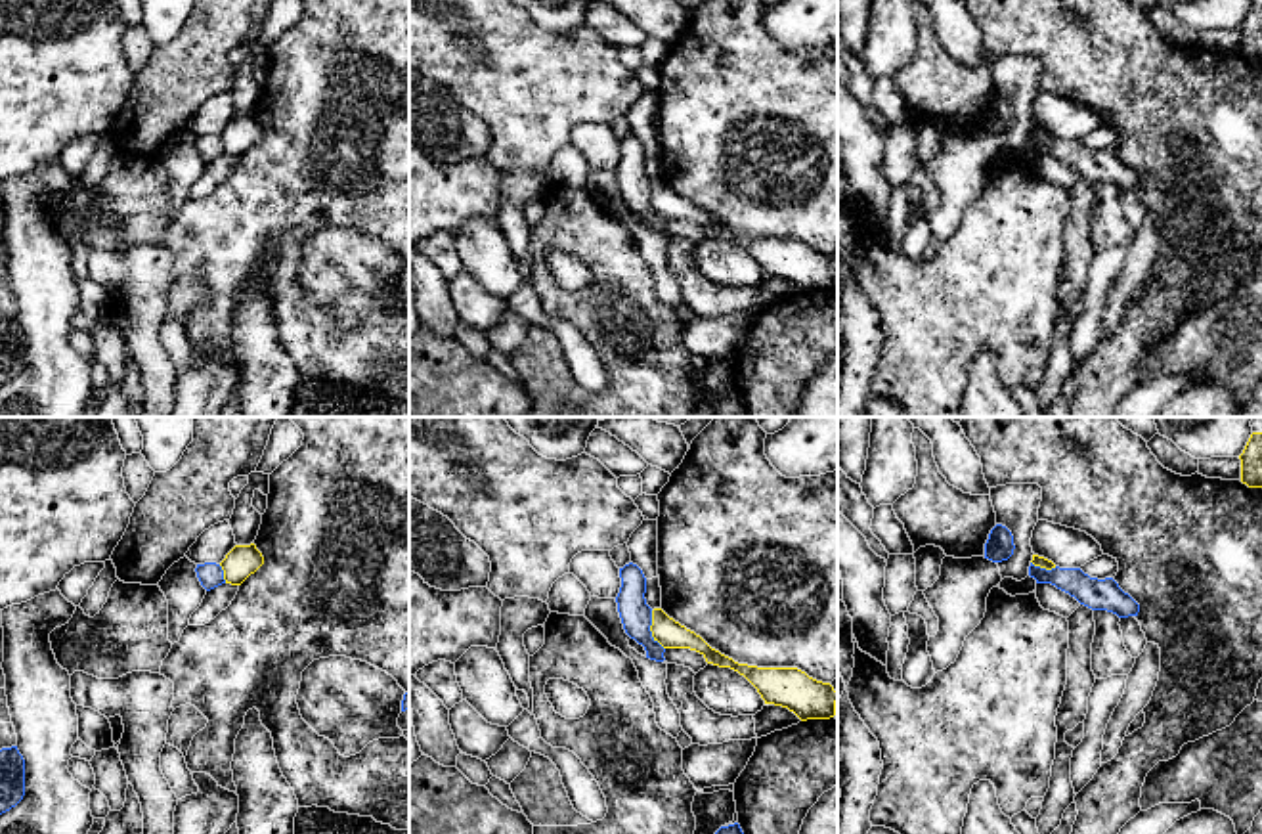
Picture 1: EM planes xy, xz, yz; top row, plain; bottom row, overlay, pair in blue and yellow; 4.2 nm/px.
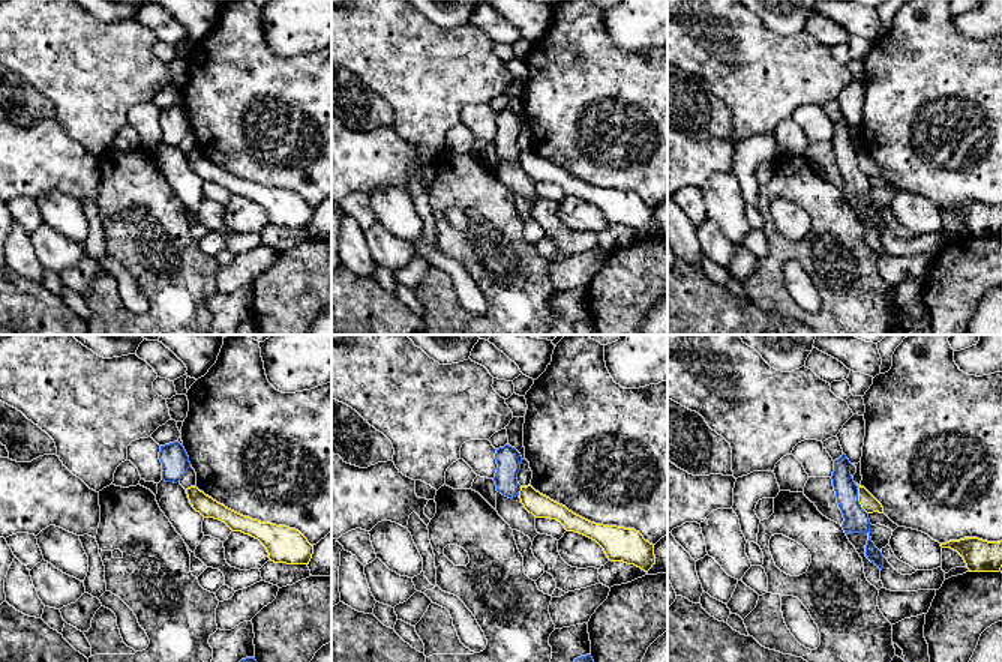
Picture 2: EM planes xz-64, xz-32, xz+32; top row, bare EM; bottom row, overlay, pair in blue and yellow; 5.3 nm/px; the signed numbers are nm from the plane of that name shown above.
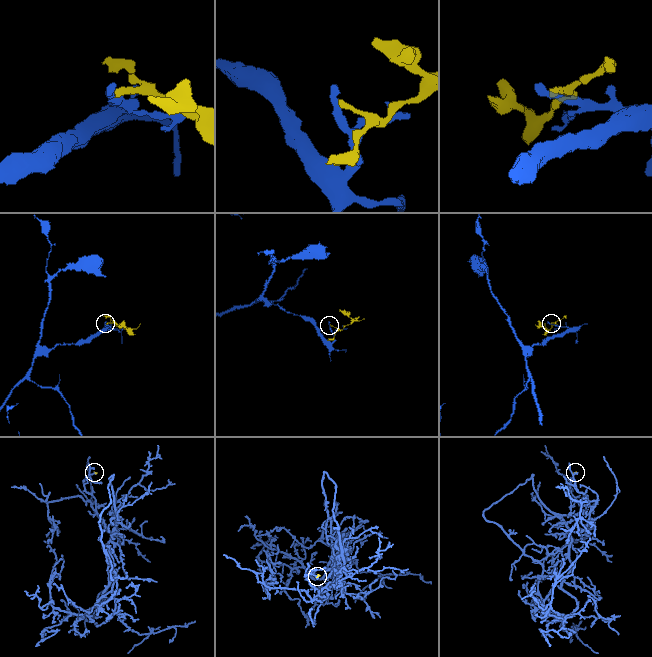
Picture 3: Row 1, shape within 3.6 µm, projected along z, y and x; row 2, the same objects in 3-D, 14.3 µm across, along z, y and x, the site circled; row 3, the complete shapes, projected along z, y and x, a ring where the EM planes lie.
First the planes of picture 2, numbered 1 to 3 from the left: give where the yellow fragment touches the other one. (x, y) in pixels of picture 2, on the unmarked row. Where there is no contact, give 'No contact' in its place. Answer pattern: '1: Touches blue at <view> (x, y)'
1: No contact
2: Touches blue at xz-32 (519, 153)
3: Touches blue at xz+32 (858, 165)

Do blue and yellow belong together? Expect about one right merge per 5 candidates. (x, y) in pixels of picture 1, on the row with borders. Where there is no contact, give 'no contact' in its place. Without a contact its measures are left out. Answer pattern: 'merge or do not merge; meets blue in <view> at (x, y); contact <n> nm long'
do not merge; meets blue in xz at (649, 630); contact 180 nm long

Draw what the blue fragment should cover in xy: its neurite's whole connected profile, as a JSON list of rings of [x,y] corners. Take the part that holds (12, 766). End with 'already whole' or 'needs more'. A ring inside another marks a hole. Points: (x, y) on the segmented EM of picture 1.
[[[17,746],[0,750],[0,815],[25,796],[25,759]]] | already whole

